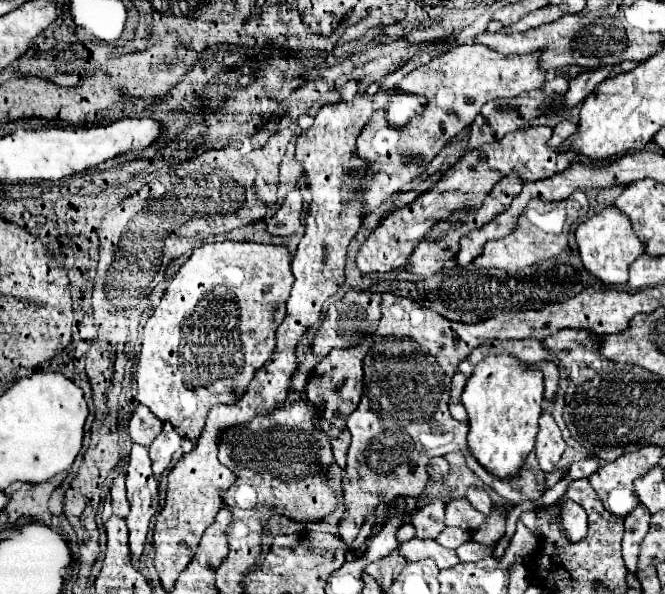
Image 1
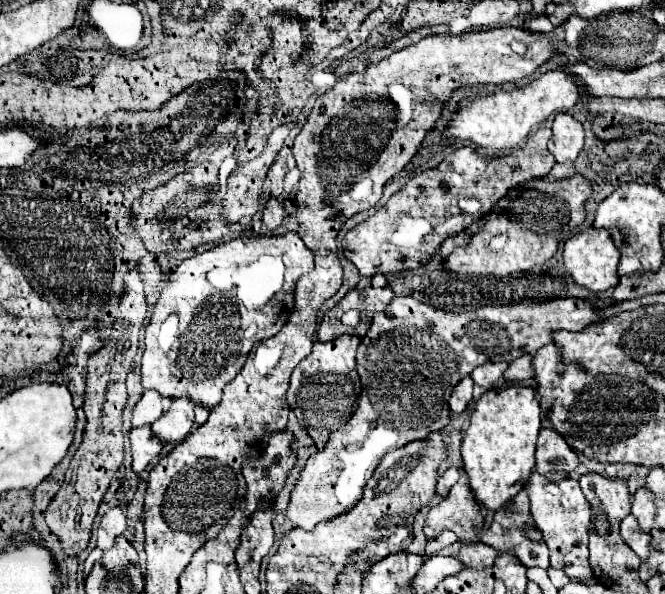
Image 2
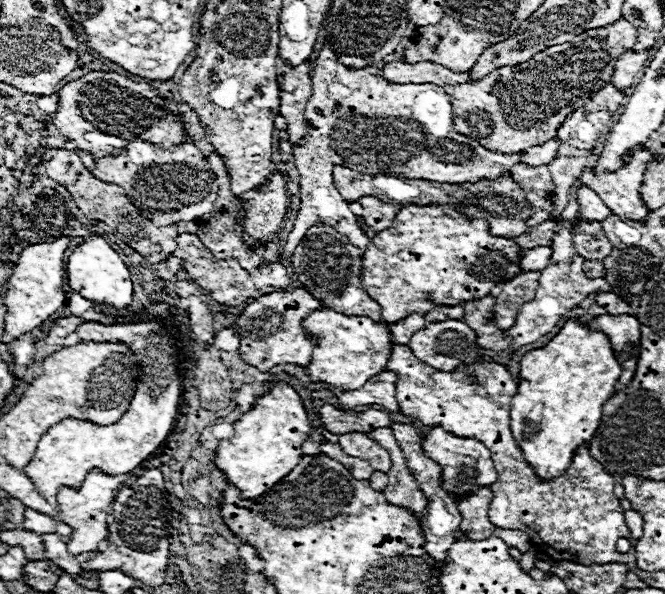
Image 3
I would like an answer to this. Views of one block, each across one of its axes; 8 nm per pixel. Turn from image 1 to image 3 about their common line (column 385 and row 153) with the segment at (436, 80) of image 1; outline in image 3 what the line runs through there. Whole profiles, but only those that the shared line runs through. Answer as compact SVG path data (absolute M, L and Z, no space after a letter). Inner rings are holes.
M136 140L130 144L130 148L124 148L120 154L116 154L116 156L112 154L112 156L96 160L96 168L92 170L92 174L96 178L100 178L102 182L122 186L126 190L126 194L132 198L132 204L138 206L142 210L142 214L150 222L154 222L154 226L158 226L158 228L176 224L176 222L194 222L194 220L202 218L204 214L208 214L212 210L212 204L218 196L218 184L216 184L212 170L208 168L206 156L202 156L202 152L194 144L182 144L182 146L172 146L170 150L160 150L154 144Z

